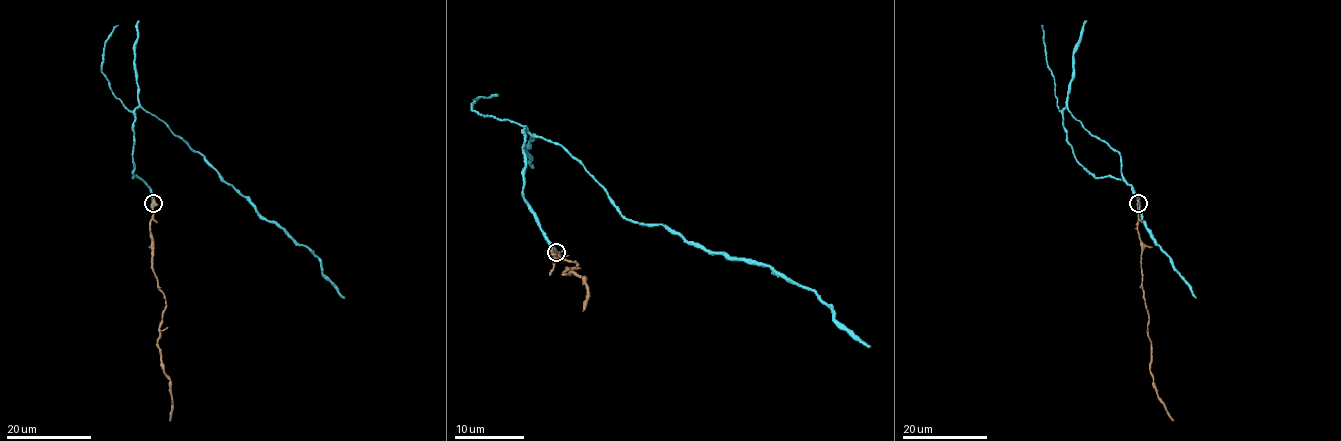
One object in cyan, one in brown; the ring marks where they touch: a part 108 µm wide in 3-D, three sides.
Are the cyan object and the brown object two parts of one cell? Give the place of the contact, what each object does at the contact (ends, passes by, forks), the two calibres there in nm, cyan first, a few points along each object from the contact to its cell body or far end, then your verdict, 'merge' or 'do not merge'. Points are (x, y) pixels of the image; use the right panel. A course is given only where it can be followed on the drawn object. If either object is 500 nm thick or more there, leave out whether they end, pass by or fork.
(1138, 203) | 700/300 nm | cyan via (1138, 203), (1123, 181), (1094, 177), (1076, 160), (1063, 126), (1065, 109), (1118, 152), (1146, 229), (1195, 298) | brown via (1138, 203), (1137, 233), (1141, 247), (1145, 307), (1149, 316), (1150, 370), (1158, 400), (1173, 420) | merge

